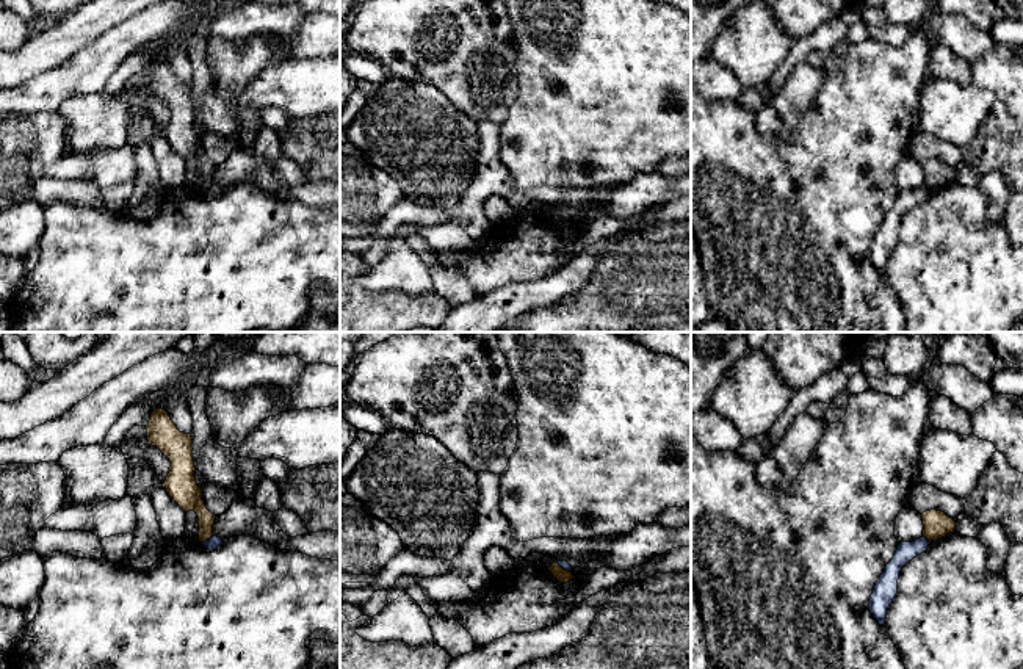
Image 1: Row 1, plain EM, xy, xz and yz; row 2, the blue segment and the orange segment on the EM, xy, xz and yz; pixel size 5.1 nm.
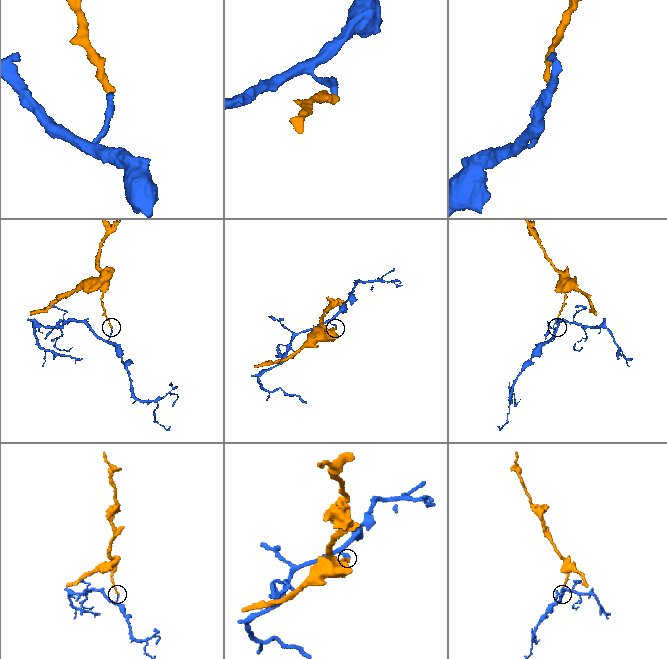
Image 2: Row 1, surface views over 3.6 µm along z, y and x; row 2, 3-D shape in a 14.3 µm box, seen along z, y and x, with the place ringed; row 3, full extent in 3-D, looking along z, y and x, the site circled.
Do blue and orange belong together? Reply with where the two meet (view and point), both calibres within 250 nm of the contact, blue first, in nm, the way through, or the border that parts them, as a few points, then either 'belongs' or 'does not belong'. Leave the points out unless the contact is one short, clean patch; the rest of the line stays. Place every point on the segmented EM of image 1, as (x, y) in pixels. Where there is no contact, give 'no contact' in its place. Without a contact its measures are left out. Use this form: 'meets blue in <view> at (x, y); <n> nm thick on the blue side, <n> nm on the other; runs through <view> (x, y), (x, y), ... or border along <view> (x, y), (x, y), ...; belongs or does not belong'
meets blue in xy at (209, 539); 70 nm thick on the blue side, 140 nm on the other; border along xy (212, 535), (202, 542); does not belong

